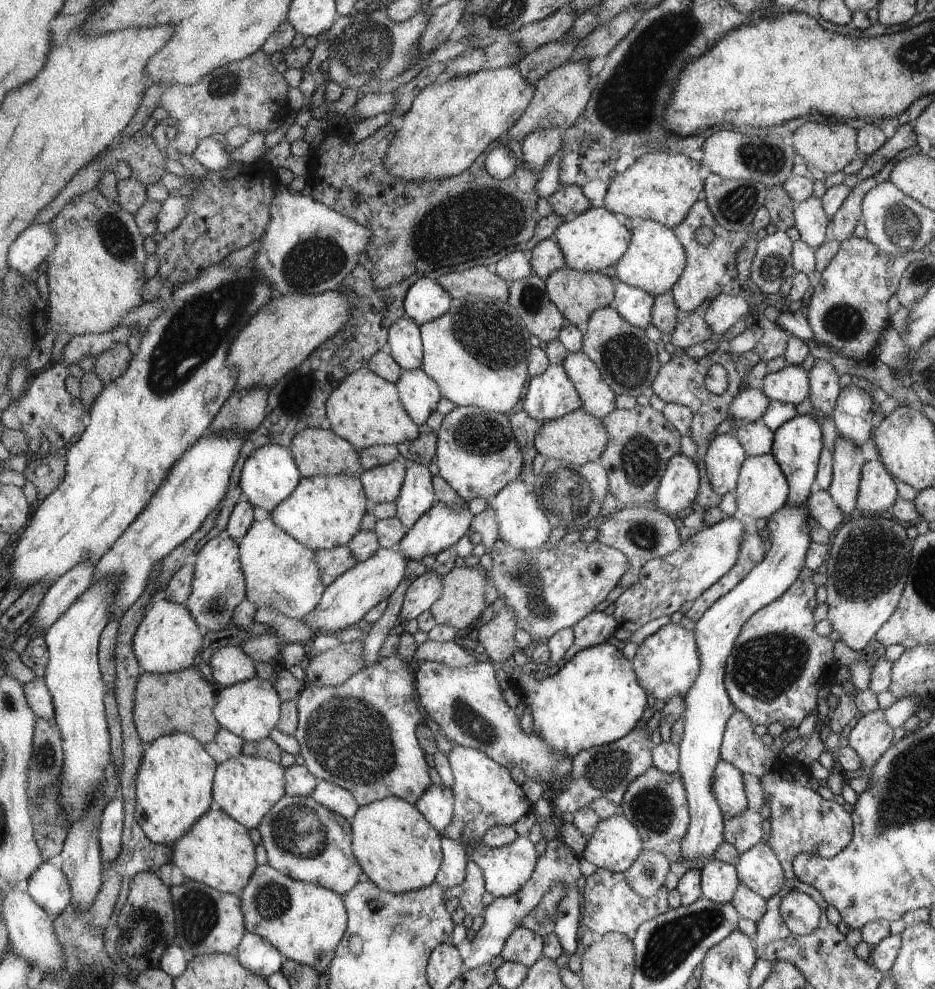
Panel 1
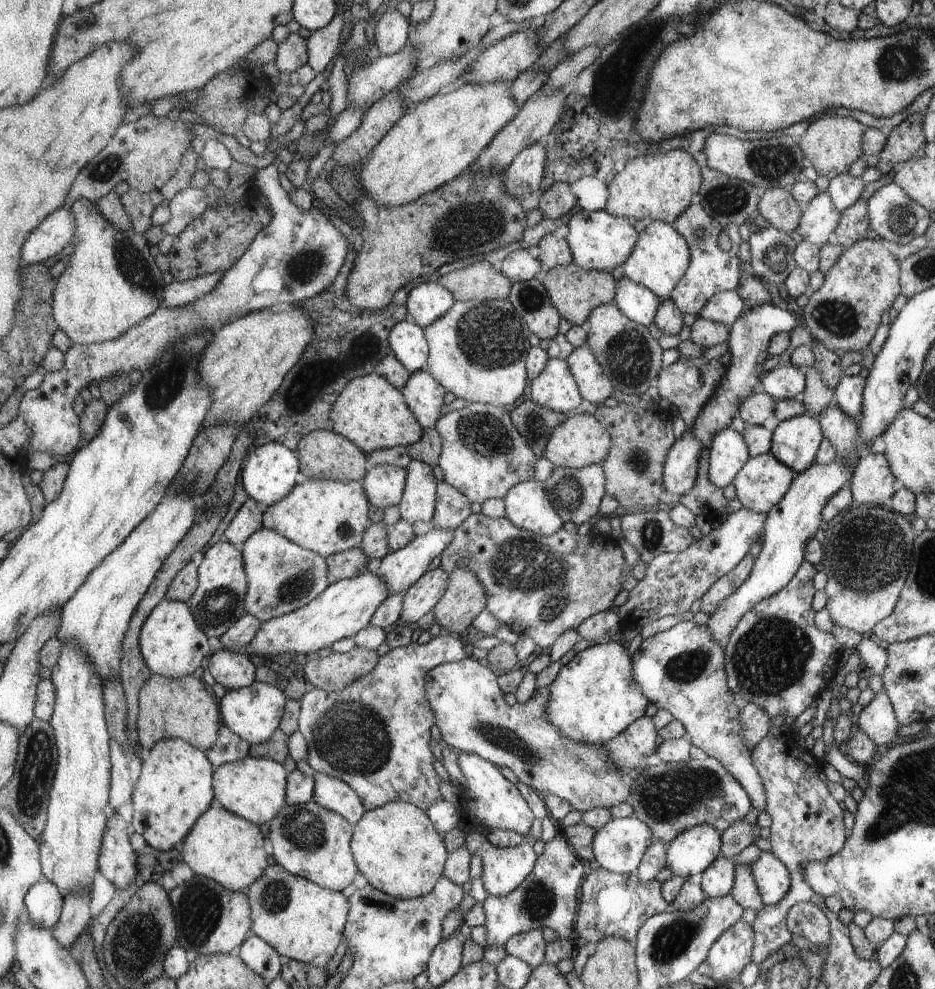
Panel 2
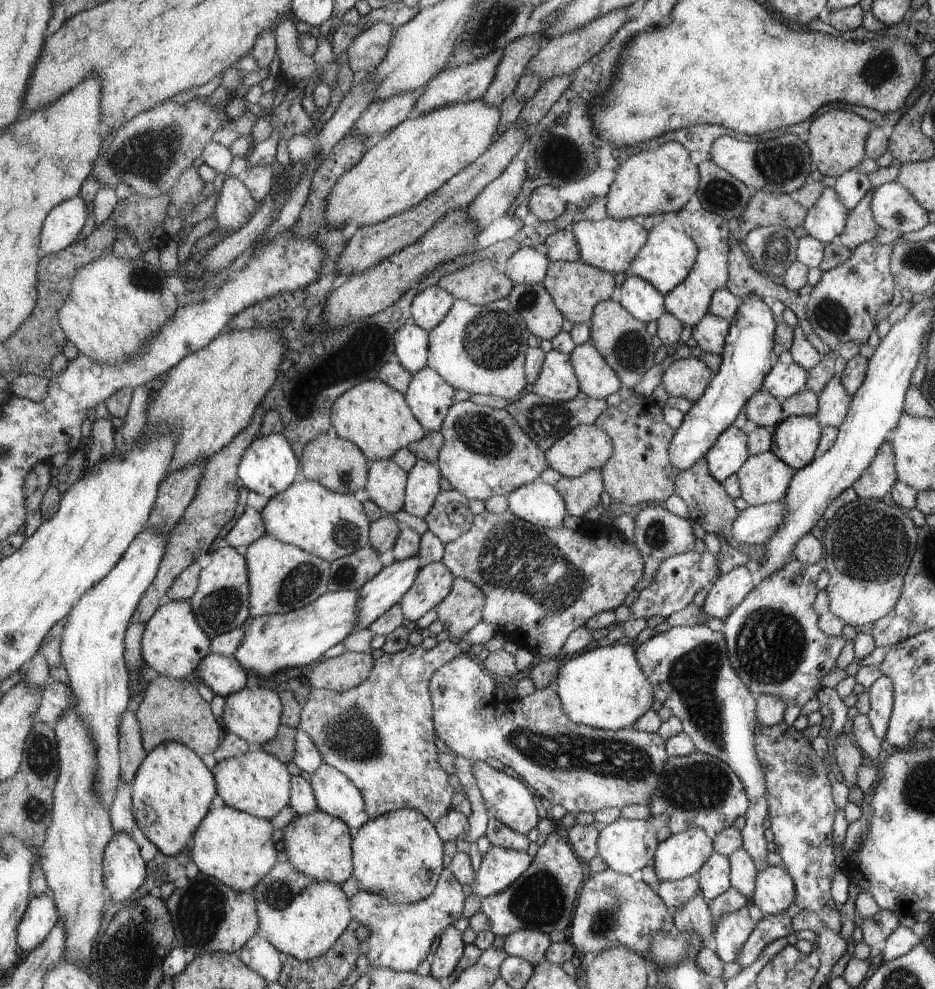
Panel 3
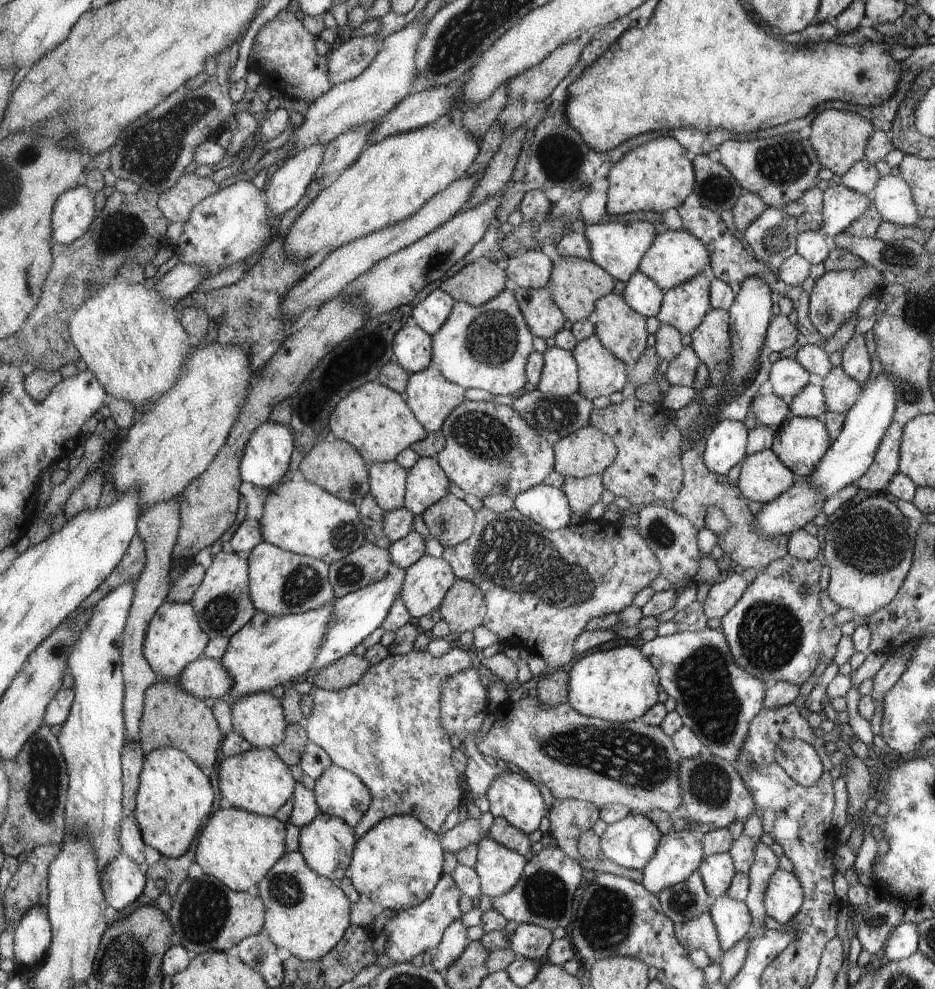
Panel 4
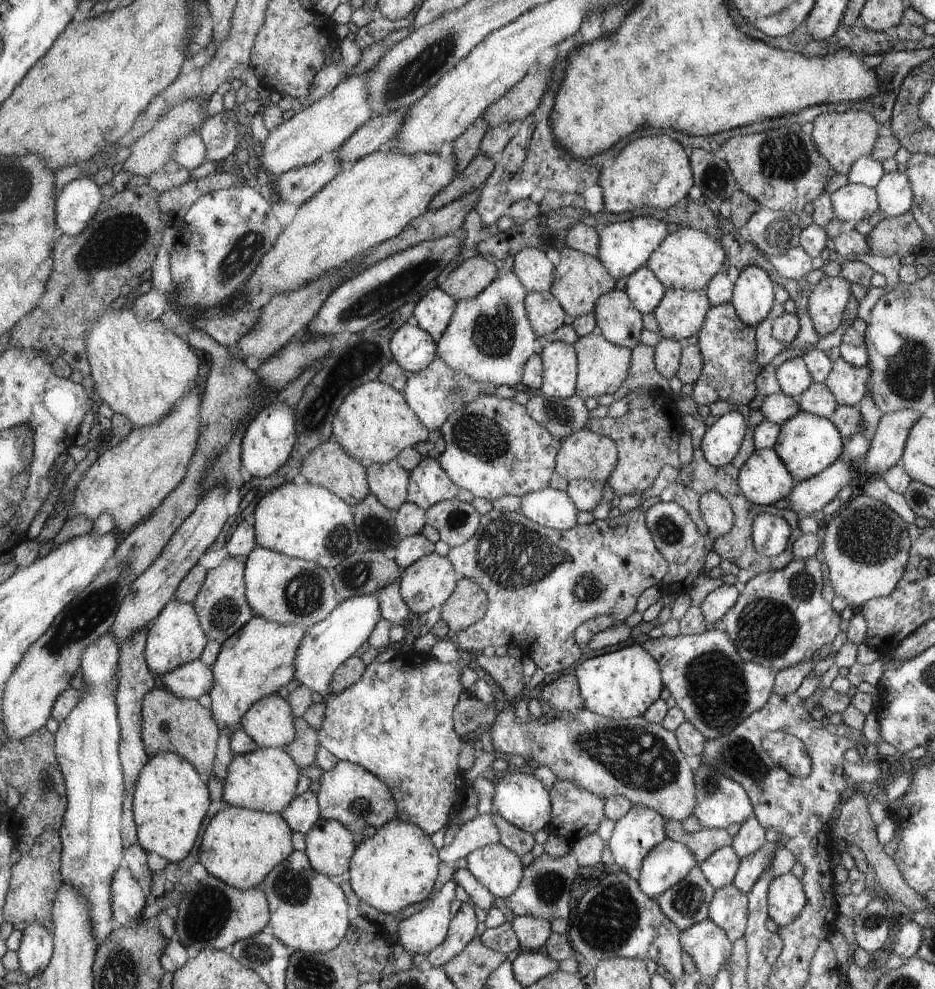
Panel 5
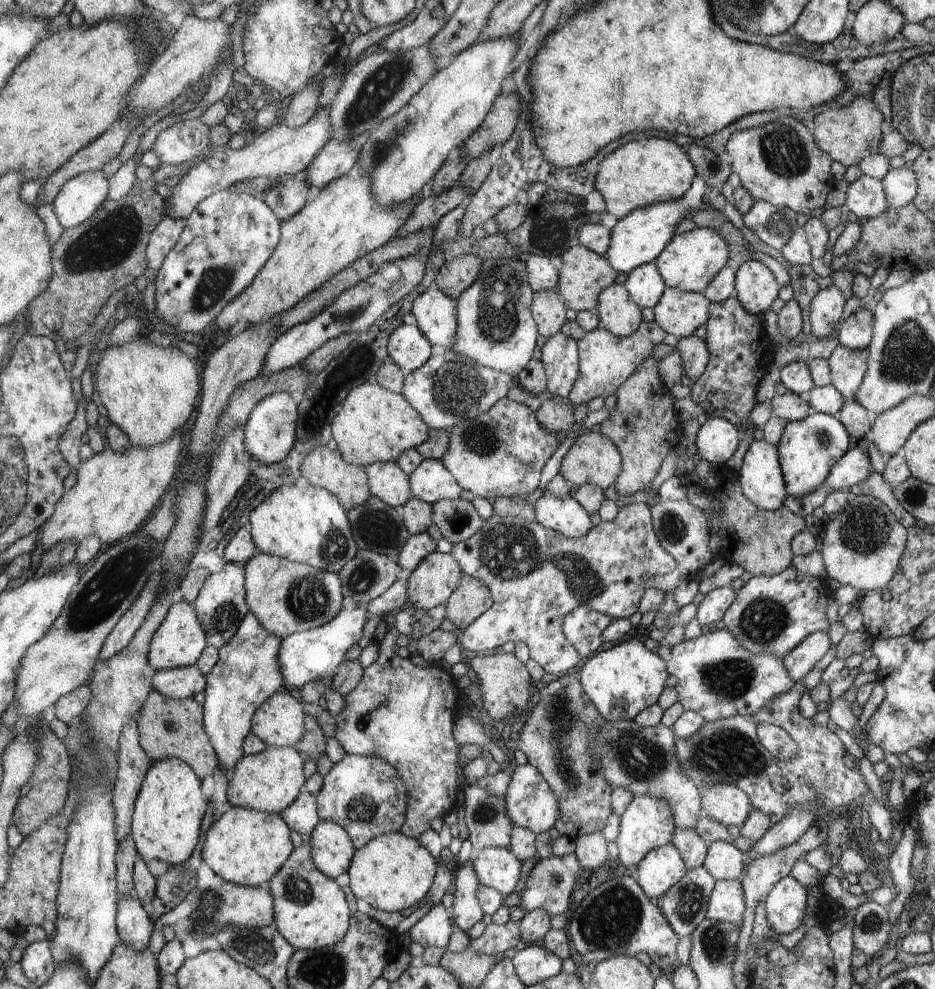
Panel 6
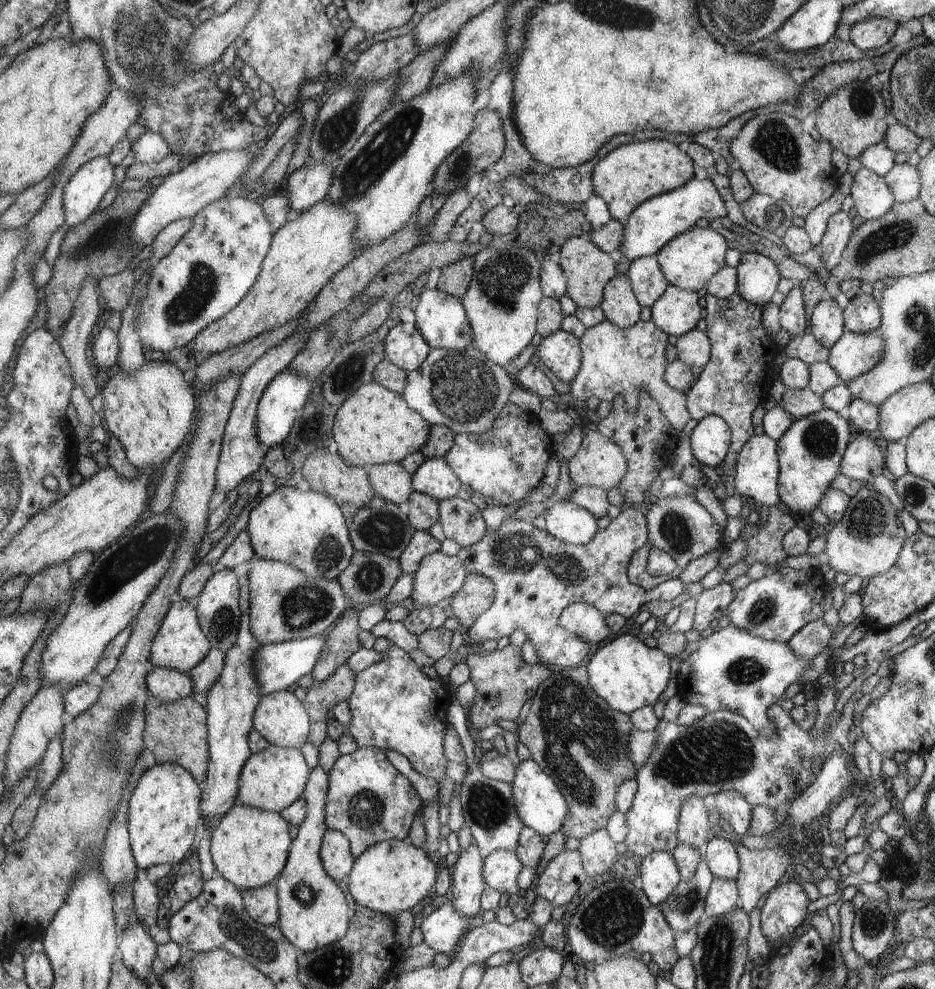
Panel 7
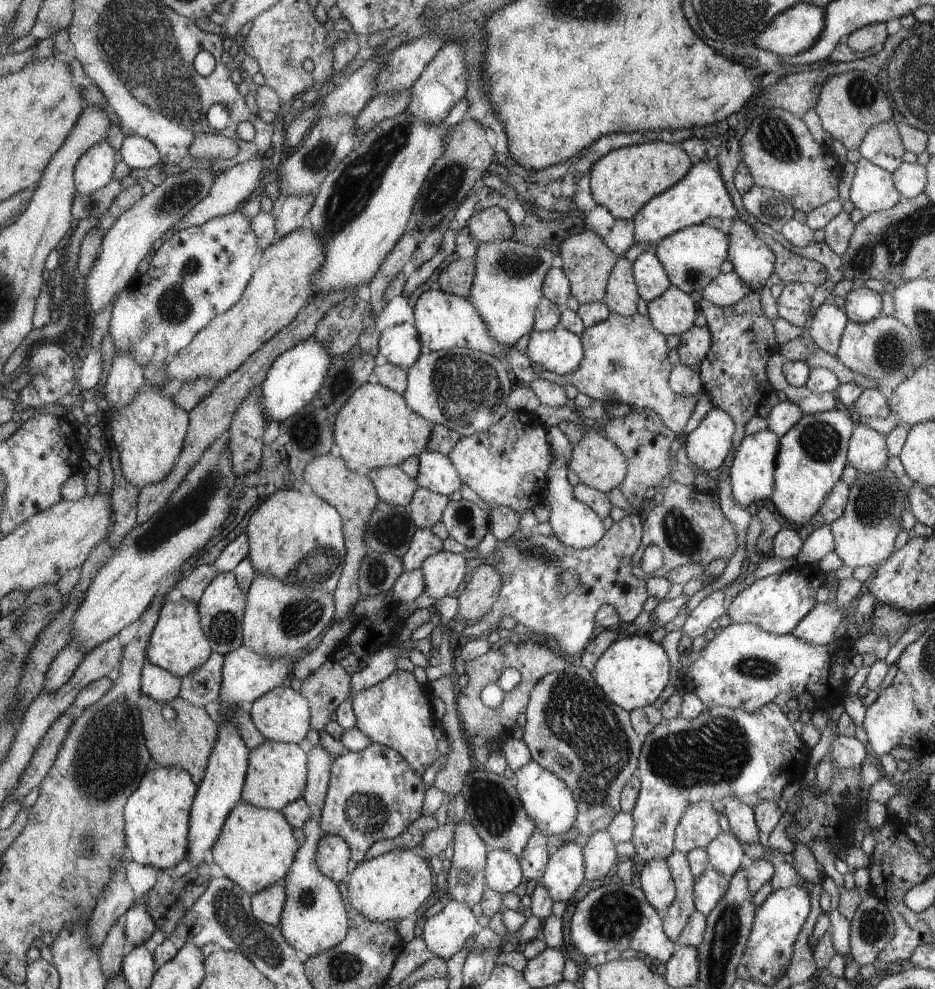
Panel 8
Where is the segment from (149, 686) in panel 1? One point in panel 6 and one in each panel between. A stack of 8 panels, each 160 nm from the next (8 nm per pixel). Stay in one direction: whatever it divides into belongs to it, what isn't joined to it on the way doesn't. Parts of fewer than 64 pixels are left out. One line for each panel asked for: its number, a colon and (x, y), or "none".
2: (181, 708)
3: (171, 711)
4: (173, 718)
5: (170, 723)
6: (167, 728)

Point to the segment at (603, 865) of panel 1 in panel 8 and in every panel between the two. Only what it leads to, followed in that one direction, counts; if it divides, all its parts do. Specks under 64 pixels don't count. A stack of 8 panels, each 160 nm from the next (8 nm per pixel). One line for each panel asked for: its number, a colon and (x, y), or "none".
2: (618, 846)
3: (626, 845)
4: (631, 842)
5: (642, 829)
6: (648, 823)
7: (723, 751)
8: (751, 756)

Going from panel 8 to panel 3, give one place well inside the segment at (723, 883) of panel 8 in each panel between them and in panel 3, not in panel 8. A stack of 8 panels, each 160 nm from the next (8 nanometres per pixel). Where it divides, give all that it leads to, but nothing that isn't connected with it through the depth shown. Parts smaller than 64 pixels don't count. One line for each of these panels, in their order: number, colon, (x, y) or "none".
3: (731, 930)
4: (731, 918)
5: (728, 909)
6: (727, 903)
7: (722, 896)

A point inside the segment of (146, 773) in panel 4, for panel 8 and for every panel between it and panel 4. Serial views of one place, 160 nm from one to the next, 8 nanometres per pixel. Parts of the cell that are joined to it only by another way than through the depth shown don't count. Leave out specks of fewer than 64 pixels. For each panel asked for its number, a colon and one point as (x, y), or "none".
5: (169, 804)
6: (165, 826)
7: (163, 812)
8: (156, 814)

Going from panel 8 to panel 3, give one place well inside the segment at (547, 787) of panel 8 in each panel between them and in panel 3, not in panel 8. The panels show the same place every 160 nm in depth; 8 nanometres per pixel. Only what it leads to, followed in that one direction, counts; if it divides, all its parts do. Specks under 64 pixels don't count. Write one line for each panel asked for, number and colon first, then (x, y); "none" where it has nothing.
3: (508, 799)
4: (512, 797)
5: (521, 799)
6: (531, 803)
7: (540, 805)

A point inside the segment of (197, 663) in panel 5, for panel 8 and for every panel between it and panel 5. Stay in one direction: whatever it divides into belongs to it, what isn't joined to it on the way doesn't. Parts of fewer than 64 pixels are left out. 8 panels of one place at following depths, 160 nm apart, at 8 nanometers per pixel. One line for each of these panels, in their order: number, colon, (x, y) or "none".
6: (179, 682)
7: (169, 685)
8: (163, 686)

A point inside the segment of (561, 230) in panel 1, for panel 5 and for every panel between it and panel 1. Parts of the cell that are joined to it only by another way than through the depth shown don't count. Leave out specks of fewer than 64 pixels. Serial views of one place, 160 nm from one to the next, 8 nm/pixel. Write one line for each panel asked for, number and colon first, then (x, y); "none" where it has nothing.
2: (598, 241)
3: (611, 244)
4: (618, 247)
5: (625, 246)

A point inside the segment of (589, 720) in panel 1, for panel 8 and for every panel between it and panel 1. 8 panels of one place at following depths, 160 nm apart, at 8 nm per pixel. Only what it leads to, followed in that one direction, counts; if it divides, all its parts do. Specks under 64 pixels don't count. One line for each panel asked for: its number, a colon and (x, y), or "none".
2: (594, 697)
3: (606, 688)
4: (619, 685)
5: (622, 684)
6: (622, 681)
7: (625, 672)
8: (632, 672)

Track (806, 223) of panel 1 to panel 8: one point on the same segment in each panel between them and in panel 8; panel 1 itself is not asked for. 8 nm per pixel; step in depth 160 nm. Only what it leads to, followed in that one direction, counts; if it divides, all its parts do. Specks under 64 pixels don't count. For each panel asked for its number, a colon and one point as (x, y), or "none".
2: (820, 217)
3: (827, 218)
4: (841, 206)
5: (853, 201)
6: (866, 196)
7: (872, 196)
8: (873, 189)

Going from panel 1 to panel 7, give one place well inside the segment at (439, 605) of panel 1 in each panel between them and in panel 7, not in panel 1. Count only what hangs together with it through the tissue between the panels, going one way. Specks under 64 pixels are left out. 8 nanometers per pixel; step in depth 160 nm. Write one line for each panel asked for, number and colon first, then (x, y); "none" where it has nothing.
2: (465, 597)
3: (462, 609)
4: (464, 608)
5: (468, 603)
6: (472, 598)
7: (478, 594)

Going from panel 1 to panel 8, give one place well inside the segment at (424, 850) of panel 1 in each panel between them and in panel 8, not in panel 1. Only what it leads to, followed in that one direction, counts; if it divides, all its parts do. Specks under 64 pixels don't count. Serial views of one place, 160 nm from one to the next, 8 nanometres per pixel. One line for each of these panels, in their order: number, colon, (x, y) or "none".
2: (400, 852)
3: (398, 855)
4: (398, 864)
5: (395, 868)
6: (391, 872)
7: (392, 876)
8: (389, 887)

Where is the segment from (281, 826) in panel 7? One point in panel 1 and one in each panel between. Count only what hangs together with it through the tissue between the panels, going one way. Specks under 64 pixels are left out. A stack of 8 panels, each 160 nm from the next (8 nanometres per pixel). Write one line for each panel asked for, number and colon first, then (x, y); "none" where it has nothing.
1: (217, 852)
2: (224, 847)
3: (235, 847)
4: (239, 848)
5: (241, 847)
6: (246, 847)

